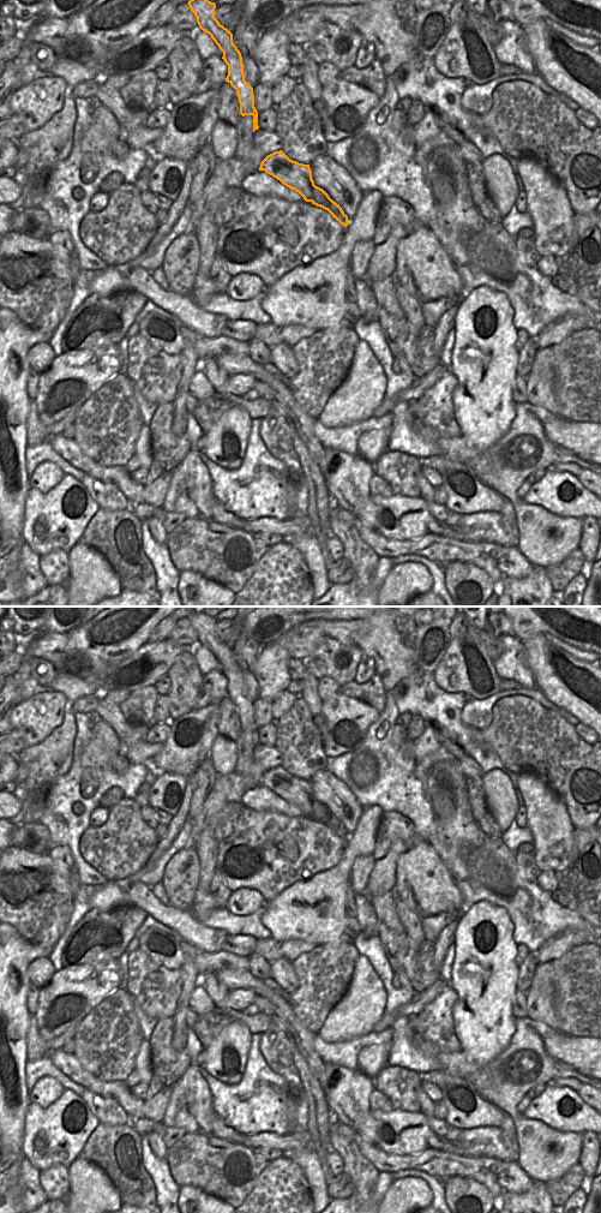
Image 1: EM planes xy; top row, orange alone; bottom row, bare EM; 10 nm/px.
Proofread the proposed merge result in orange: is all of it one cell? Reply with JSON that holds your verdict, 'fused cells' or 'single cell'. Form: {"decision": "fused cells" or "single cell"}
{"decision": "single cell"}

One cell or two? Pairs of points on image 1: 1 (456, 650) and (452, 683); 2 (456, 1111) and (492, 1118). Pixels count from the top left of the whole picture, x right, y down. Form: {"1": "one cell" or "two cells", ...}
{"1": "one cell", "2": "one cell"}

